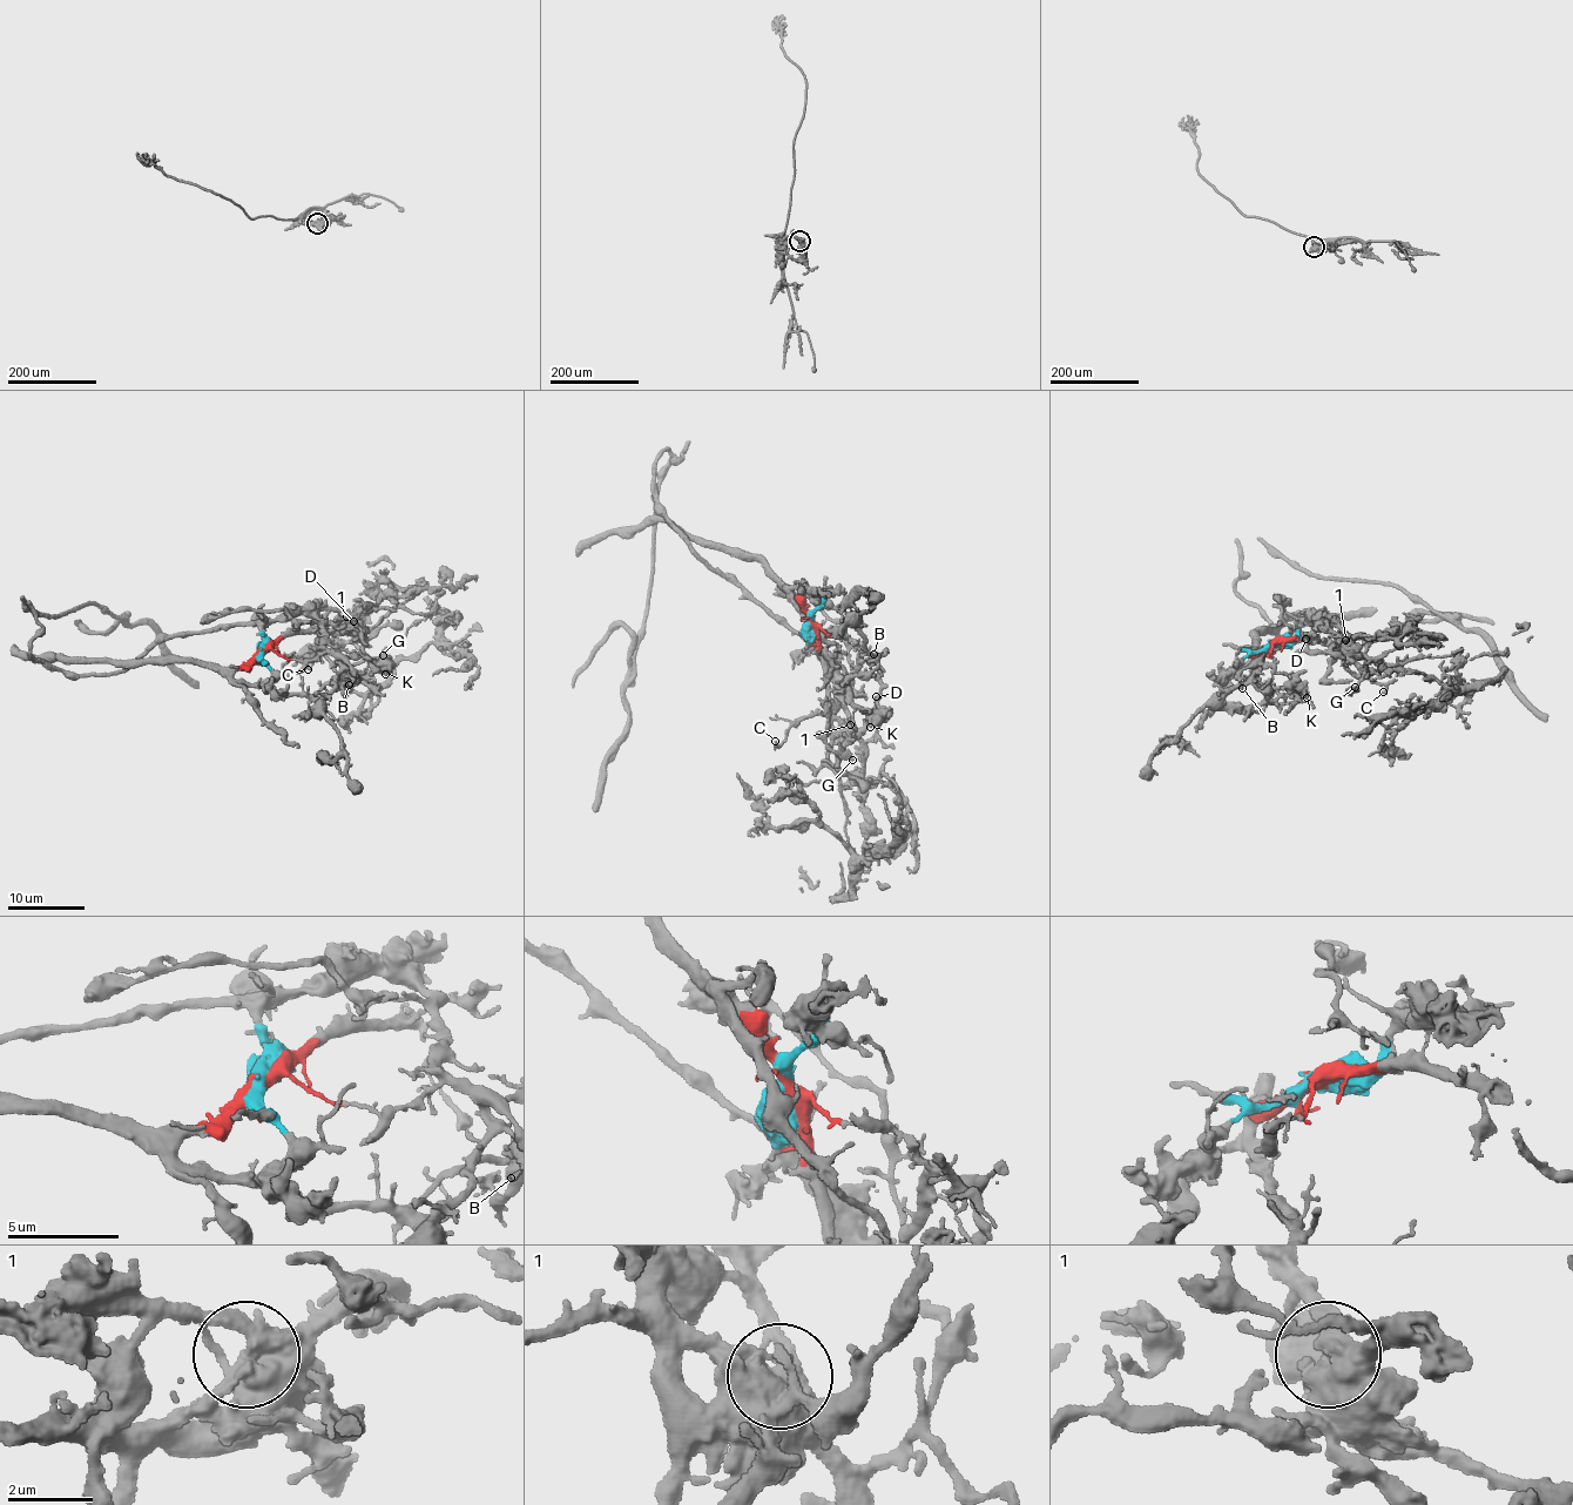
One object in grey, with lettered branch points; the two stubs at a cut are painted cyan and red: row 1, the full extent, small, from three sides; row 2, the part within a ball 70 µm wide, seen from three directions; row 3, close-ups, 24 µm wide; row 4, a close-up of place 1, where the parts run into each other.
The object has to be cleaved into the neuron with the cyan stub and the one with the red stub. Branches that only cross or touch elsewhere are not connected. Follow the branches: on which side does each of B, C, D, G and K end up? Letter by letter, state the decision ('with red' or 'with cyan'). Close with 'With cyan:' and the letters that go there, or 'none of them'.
B: with cyan
C: with red
D: with cyan
G: with cyan
K: with cyan
With cyan: B, D, G, K

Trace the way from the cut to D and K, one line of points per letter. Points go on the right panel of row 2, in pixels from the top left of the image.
D: (1271, 642), (1281, 643), (1315, 620), (1336, 625), (1345, 639), (1335, 655), (1309, 649), (1305, 638)
K: (1271, 642), (1281, 643), (1303, 626), (1318, 623), (1271, 652), (1275, 670), (1289, 675), (1308, 697)

